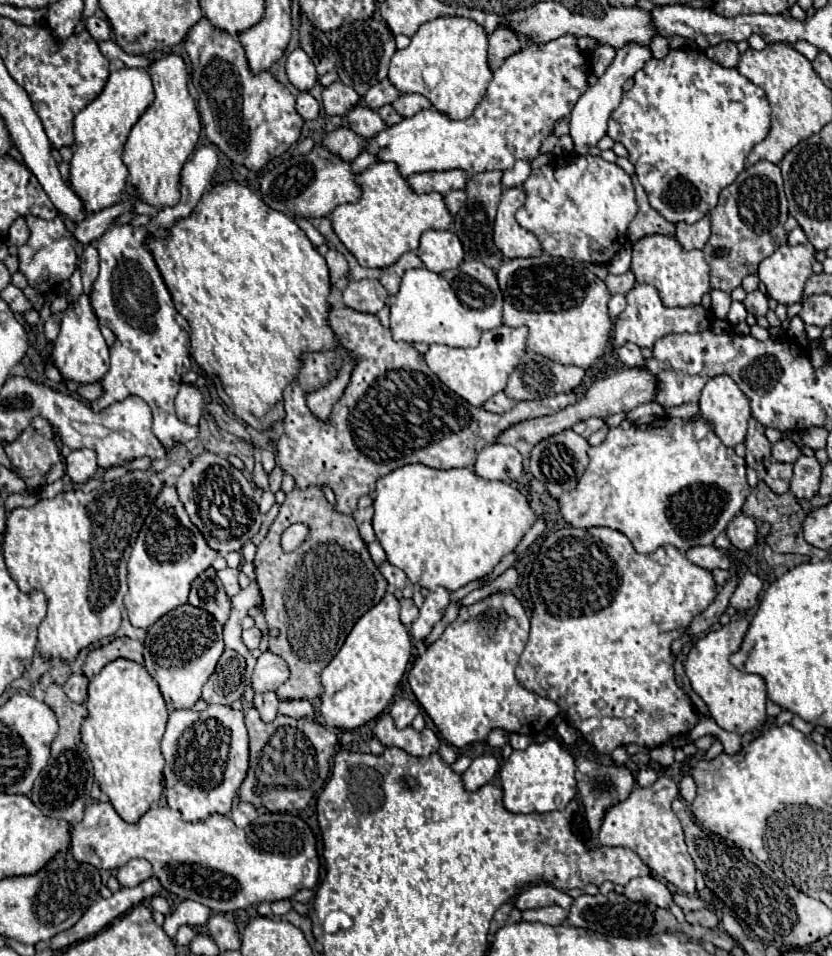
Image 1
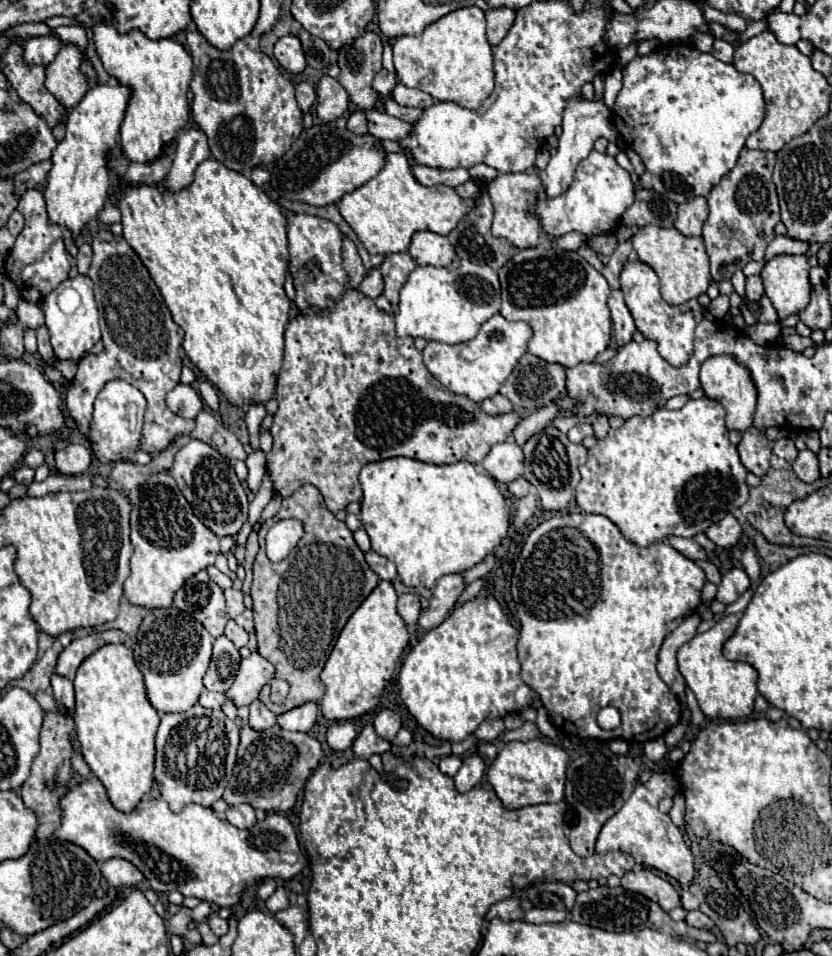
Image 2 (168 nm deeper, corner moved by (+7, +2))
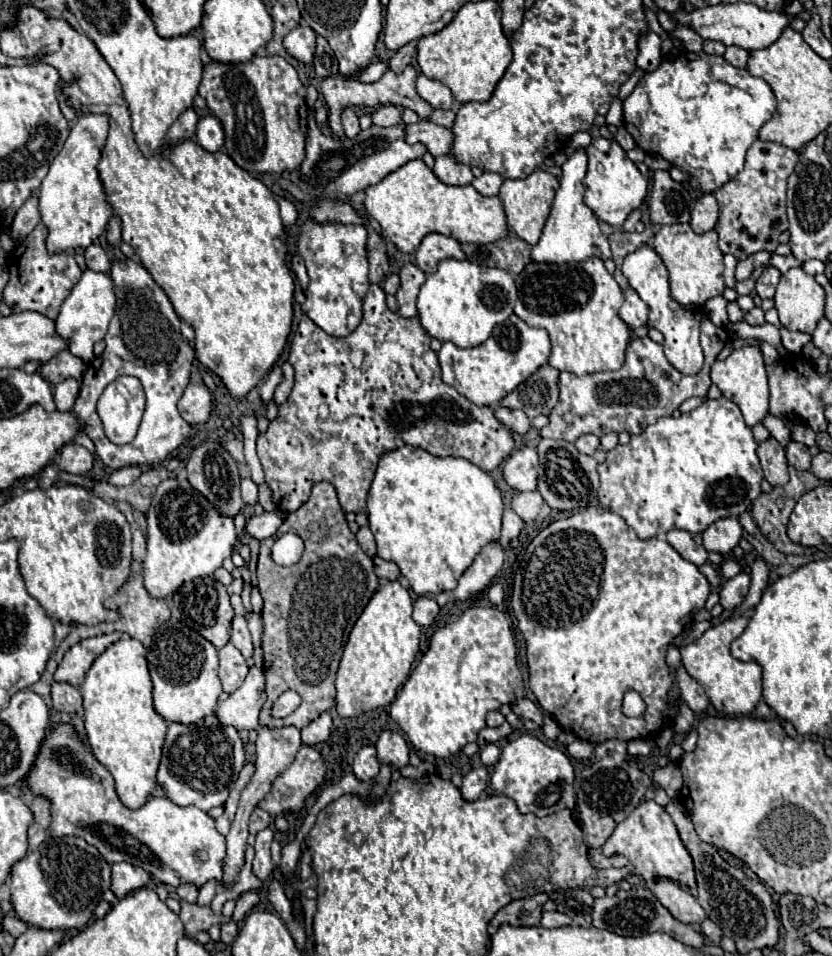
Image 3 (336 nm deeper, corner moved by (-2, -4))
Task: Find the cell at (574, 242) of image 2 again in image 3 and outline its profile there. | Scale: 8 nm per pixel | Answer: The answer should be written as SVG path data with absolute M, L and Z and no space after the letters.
M577 150L569 160L561 166L561 188L555 194L555 202L545 224L545 230L535 246L531 246L531 260L545 262L545 264L569 264L569 262L585 262L587 258L611 258L607 236L603 236L599 228L599 220L595 218L593 210L583 202L583 178L587 172L587 154L585 150Z

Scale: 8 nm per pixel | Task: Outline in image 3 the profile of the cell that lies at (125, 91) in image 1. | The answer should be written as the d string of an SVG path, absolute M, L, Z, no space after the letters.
M83 114L71 126L71 134L63 146L63 150L55 156L49 166L47 176L39 188L39 212L41 222L47 228L47 250L49 254L87 248L93 240L97 240L113 214L111 206L105 200L103 184L97 174L97 162L101 158L101 148L105 144L109 130L107 116L103 114Z

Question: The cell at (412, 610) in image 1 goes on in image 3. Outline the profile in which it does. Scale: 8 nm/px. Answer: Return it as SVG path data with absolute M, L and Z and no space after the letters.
M421 596L415 604L413 604L413 620L419 624L419 626L431 626L433 620L437 618L439 614L439 604L435 602L435 598L431 596Z

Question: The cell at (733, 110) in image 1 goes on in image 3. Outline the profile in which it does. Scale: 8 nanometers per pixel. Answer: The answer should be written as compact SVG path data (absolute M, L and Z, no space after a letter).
M685 52L673 62L661 62L655 72L645 74L639 80L631 96L623 100L623 124L635 138L637 146L641 146L645 152L661 154L677 168L689 172L691 186L701 188L703 192L715 192L741 172L749 146L753 140L757 140L761 126L775 114L775 110L775 94L763 78L751 76L747 70L731 66L723 56Z

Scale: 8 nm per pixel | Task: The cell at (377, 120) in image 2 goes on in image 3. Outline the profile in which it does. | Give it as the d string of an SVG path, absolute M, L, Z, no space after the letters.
M419 120L417 124L409 124L407 142L423 142L433 156L449 154L453 148L453 130L445 126L437 126L431 120Z

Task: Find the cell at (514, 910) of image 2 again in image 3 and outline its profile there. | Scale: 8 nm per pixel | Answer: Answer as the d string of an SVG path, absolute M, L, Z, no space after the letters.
M535 894L535 896L513 900L493 916L491 926L493 928L499 928L501 924L539 926L541 914L543 914L543 904L547 902L547 898L549 898L547 894Z

